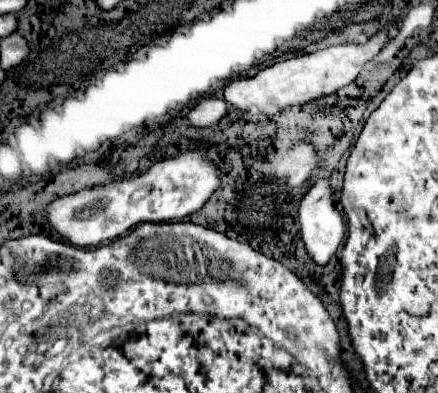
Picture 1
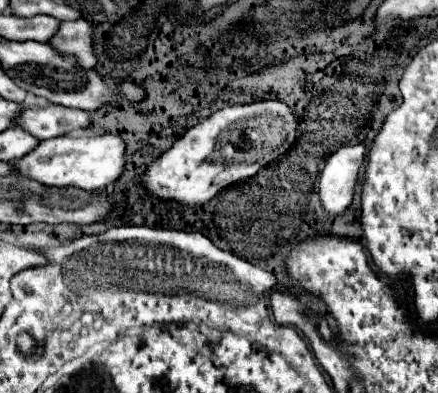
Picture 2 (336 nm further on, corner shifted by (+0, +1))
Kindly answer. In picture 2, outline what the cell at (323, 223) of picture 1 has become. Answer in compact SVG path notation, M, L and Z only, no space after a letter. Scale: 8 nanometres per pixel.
M364 143L352 147L340 147L326 163L320 175L320 199L330 215L342 215L352 203L358 173L364 163Z

